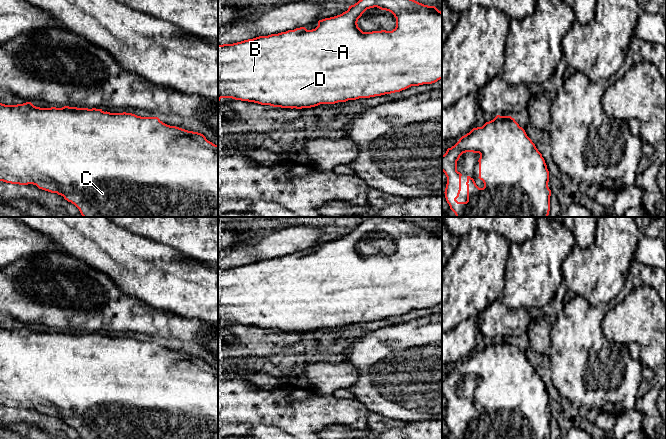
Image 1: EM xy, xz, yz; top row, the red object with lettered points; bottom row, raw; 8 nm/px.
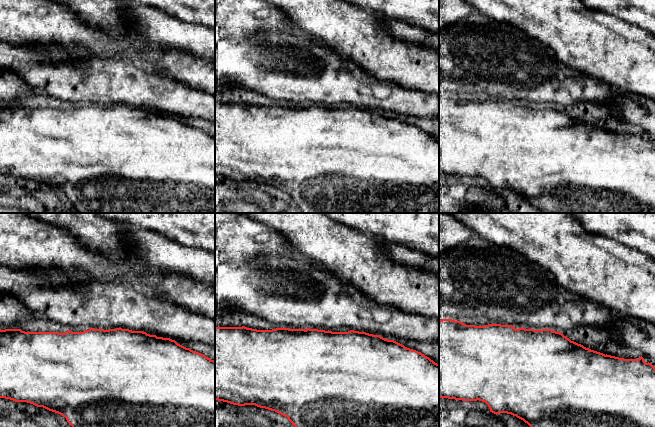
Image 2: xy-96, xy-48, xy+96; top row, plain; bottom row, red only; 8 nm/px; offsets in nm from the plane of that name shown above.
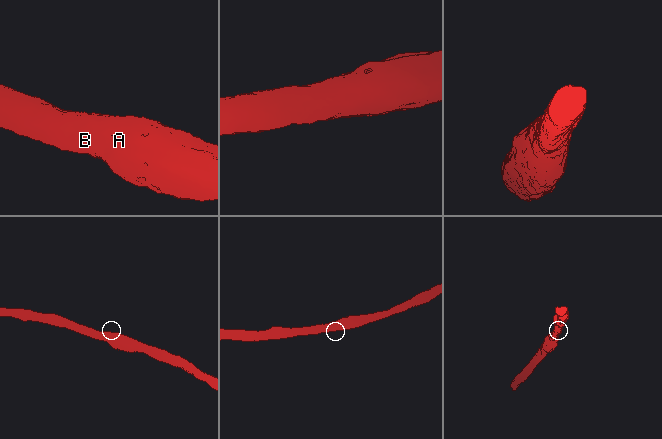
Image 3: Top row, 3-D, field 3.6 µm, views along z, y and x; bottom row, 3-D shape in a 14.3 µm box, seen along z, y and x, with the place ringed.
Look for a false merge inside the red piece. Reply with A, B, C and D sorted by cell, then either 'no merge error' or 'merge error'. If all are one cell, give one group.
A B C D; no merge error

